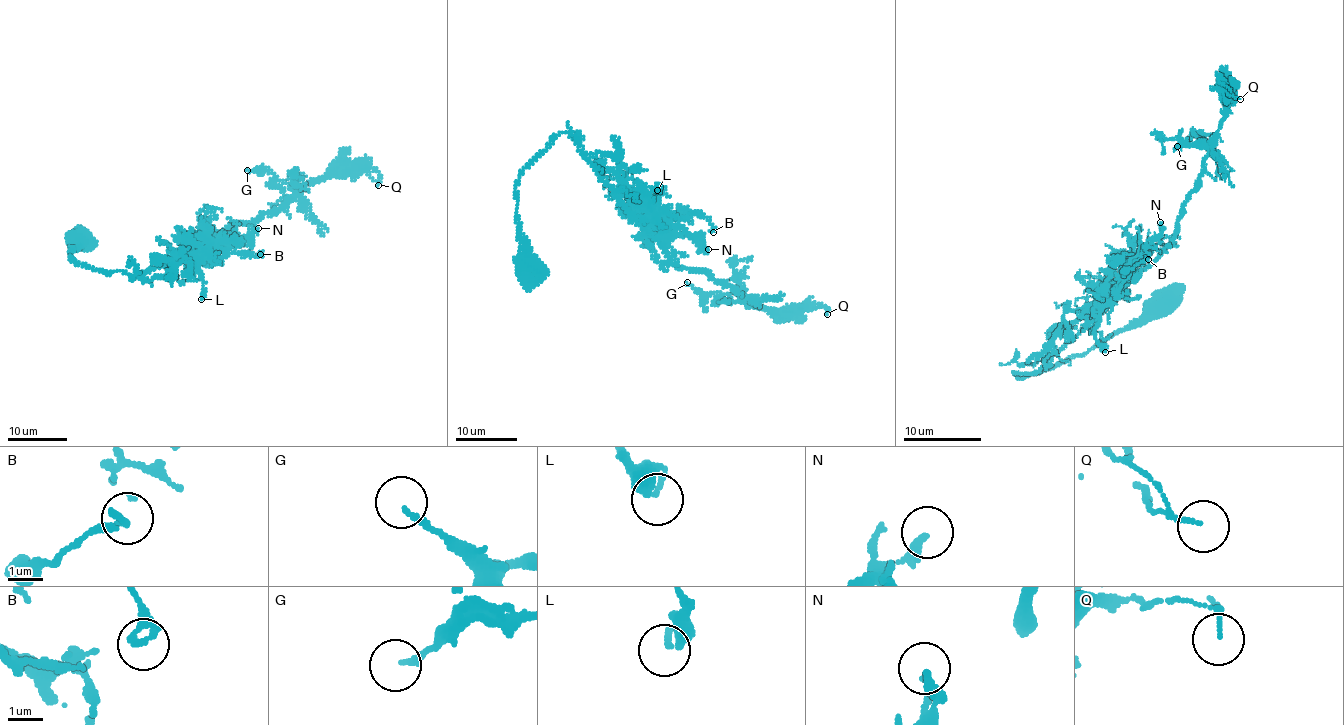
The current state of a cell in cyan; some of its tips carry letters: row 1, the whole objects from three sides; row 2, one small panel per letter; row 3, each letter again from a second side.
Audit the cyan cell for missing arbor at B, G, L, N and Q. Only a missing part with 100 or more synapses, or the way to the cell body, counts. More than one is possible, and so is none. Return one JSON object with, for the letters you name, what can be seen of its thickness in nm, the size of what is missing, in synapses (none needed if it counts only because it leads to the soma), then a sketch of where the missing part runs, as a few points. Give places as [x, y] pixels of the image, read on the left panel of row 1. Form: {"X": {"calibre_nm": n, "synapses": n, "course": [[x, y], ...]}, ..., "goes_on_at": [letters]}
{"goes_on_at": []}

